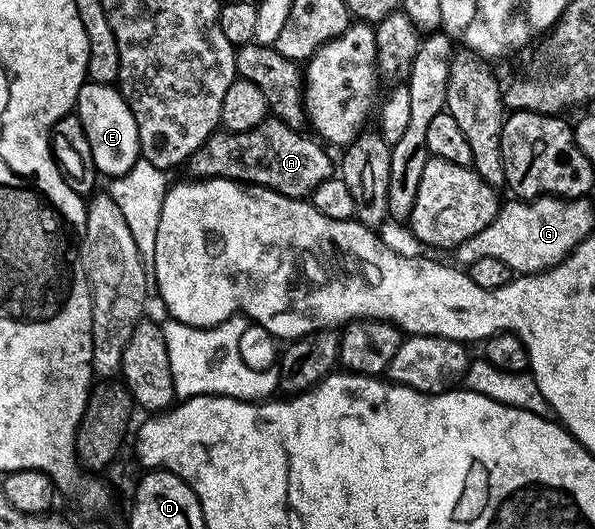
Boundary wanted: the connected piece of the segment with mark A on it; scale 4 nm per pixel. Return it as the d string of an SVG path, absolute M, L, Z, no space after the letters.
M269 117L249 131L217 130L205 141L195 153L188 158L186 170L192 179L234 179L257 187L268 187L271 191L282 193L291 199L302 199L311 196L327 179L333 178L334 159L323 151L315 138L307 139L306 136L295 127L289 127L282 120Z

